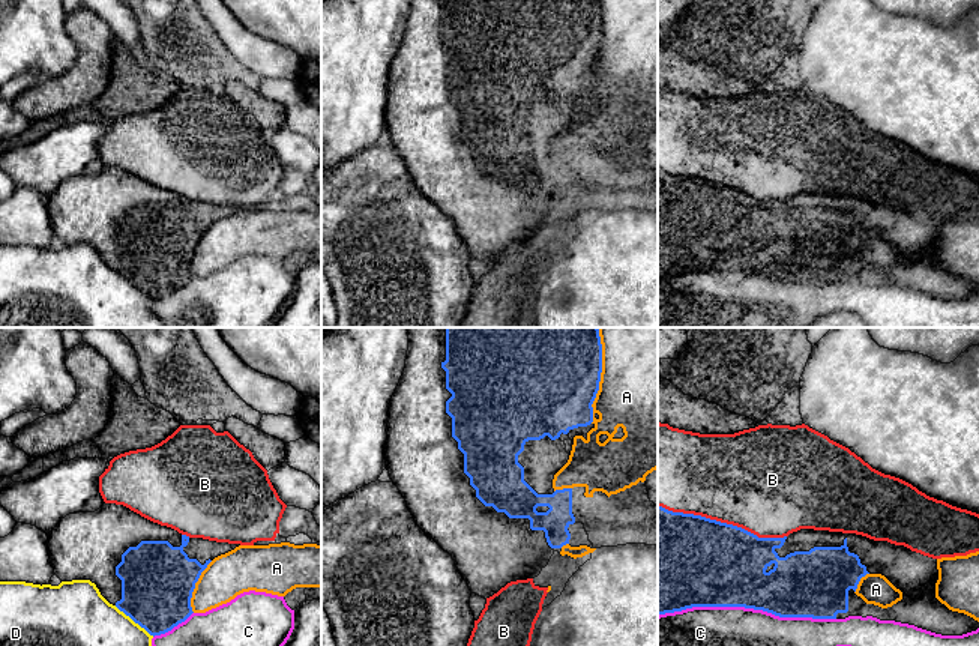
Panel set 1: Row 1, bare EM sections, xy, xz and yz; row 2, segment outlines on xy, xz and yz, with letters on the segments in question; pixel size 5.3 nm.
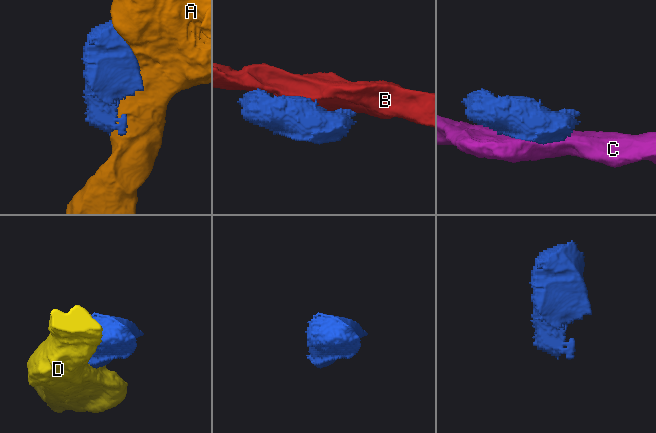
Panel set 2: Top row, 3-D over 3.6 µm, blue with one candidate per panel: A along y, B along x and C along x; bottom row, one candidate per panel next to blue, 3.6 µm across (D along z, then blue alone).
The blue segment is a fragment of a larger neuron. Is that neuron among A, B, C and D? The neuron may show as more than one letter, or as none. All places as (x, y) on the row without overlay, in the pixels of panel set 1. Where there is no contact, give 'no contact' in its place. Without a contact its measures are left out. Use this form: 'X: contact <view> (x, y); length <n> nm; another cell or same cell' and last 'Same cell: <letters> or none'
A: contact xz (599, 44); length 460 nm; another cell
B: contact yz (722, 187); length 700 nm; another cell
C: contact yz (747, 271); length 950 nm; another cell
D: contact xy (134, 284); length 280 nm; another cell
Same cell: none

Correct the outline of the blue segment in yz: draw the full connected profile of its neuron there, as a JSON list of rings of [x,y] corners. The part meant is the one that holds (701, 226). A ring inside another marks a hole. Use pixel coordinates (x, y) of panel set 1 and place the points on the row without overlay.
[[[658,170],[658,279],[692,270],[745,270],[779,281],[845,282],[848,279],[872,279],[880,284],[914,288],[941,299],[962,299],[976,294],[979,291],[977,284],[949,273],[935,261],[937,243],[937,222],[887,204],[814,192],[800,192],[784,201],[758,201],[733,188]],[[866,237],[884,239],[902,255],[902,263],[887,272],[866,267],[854,257],[860,242]]]

